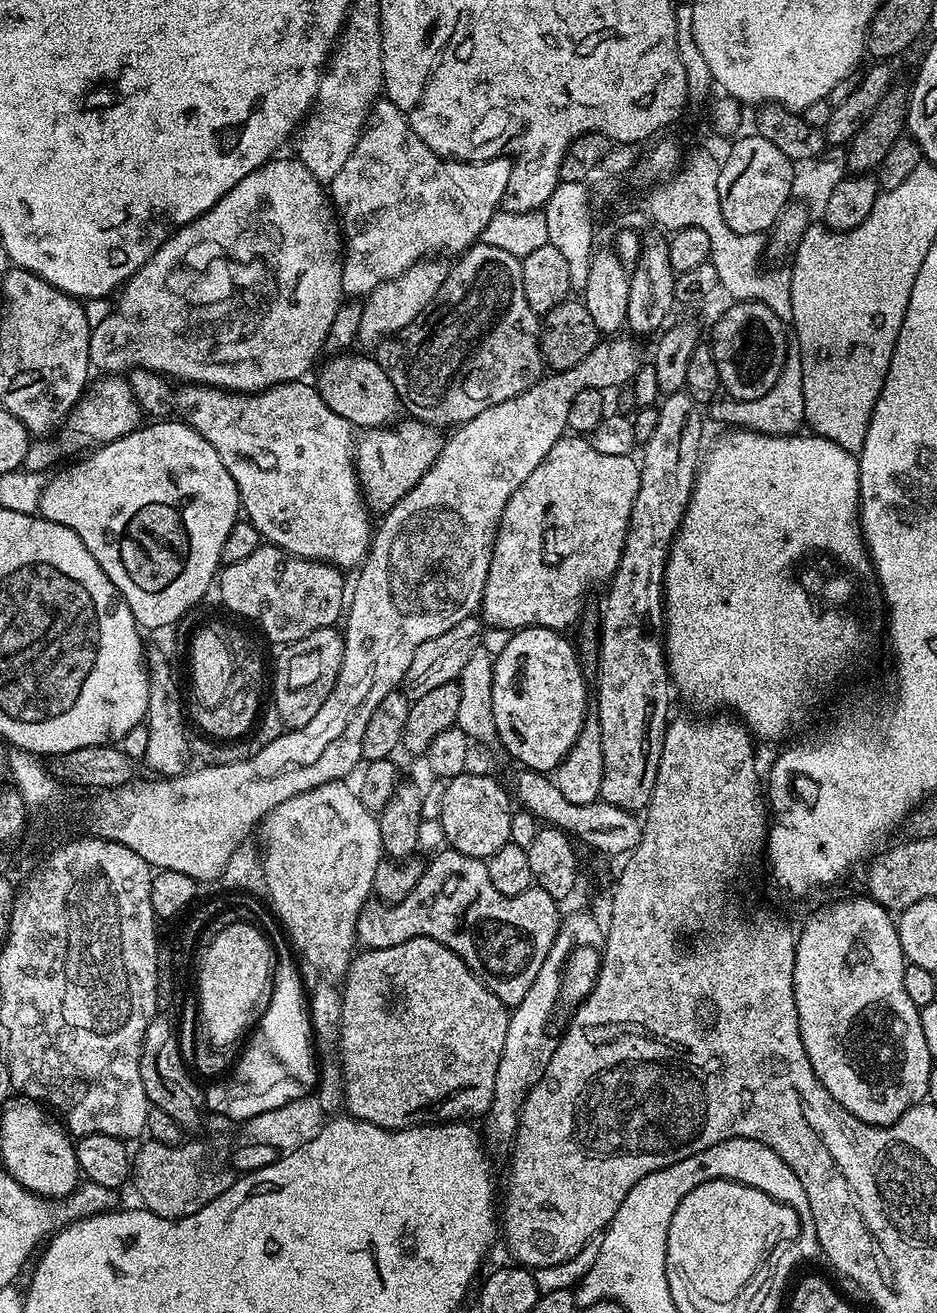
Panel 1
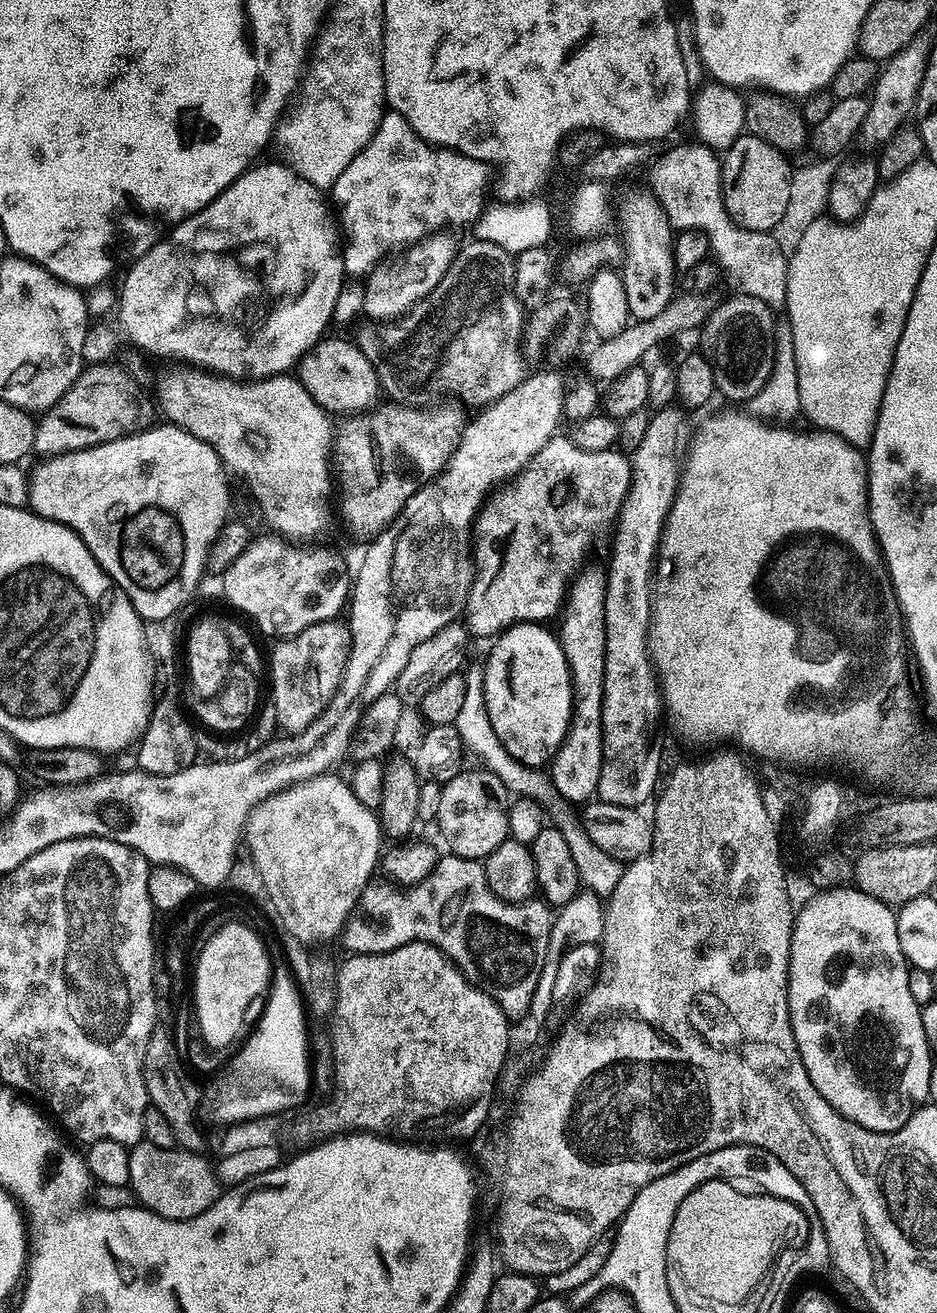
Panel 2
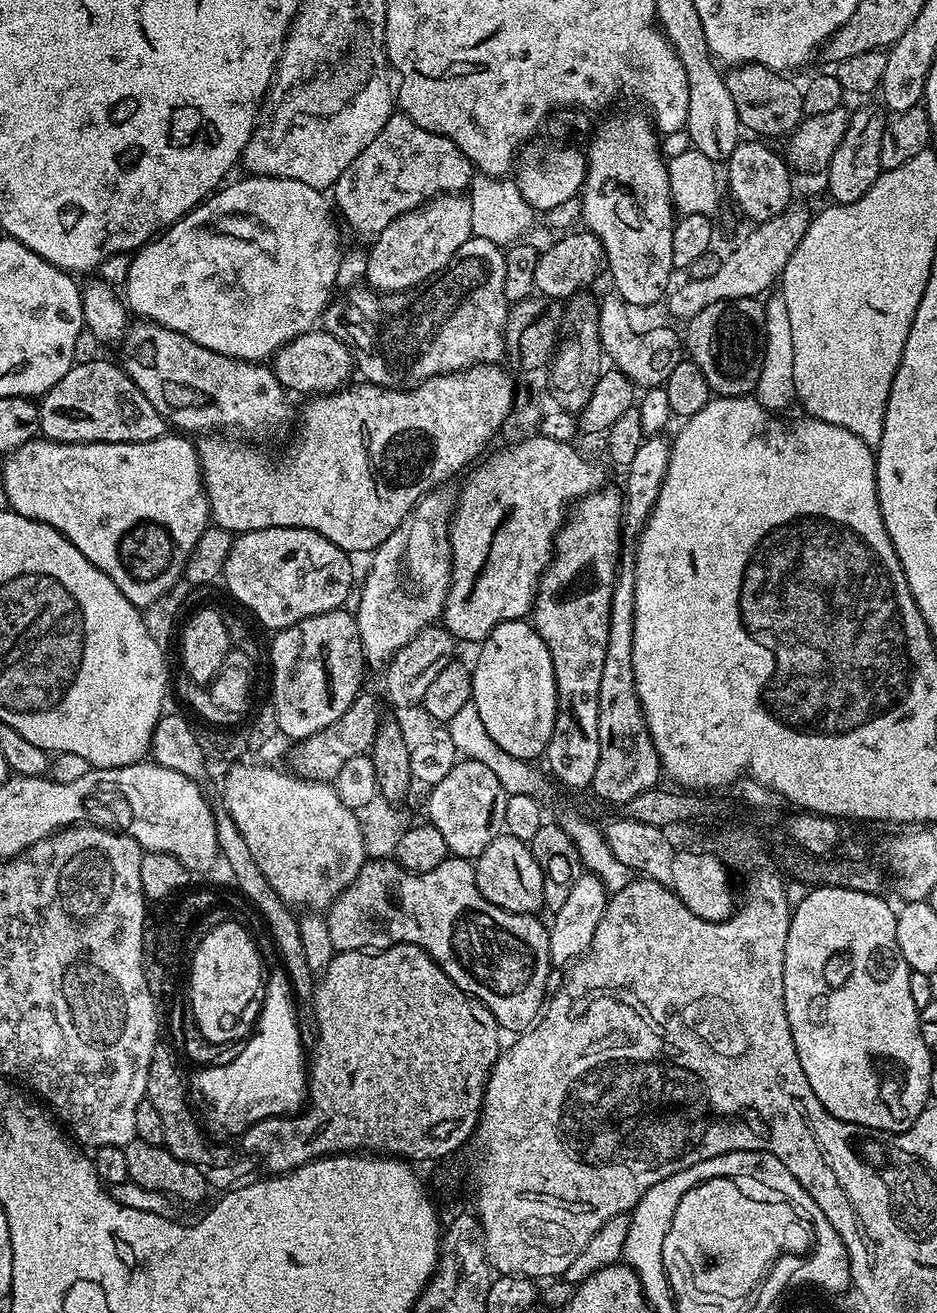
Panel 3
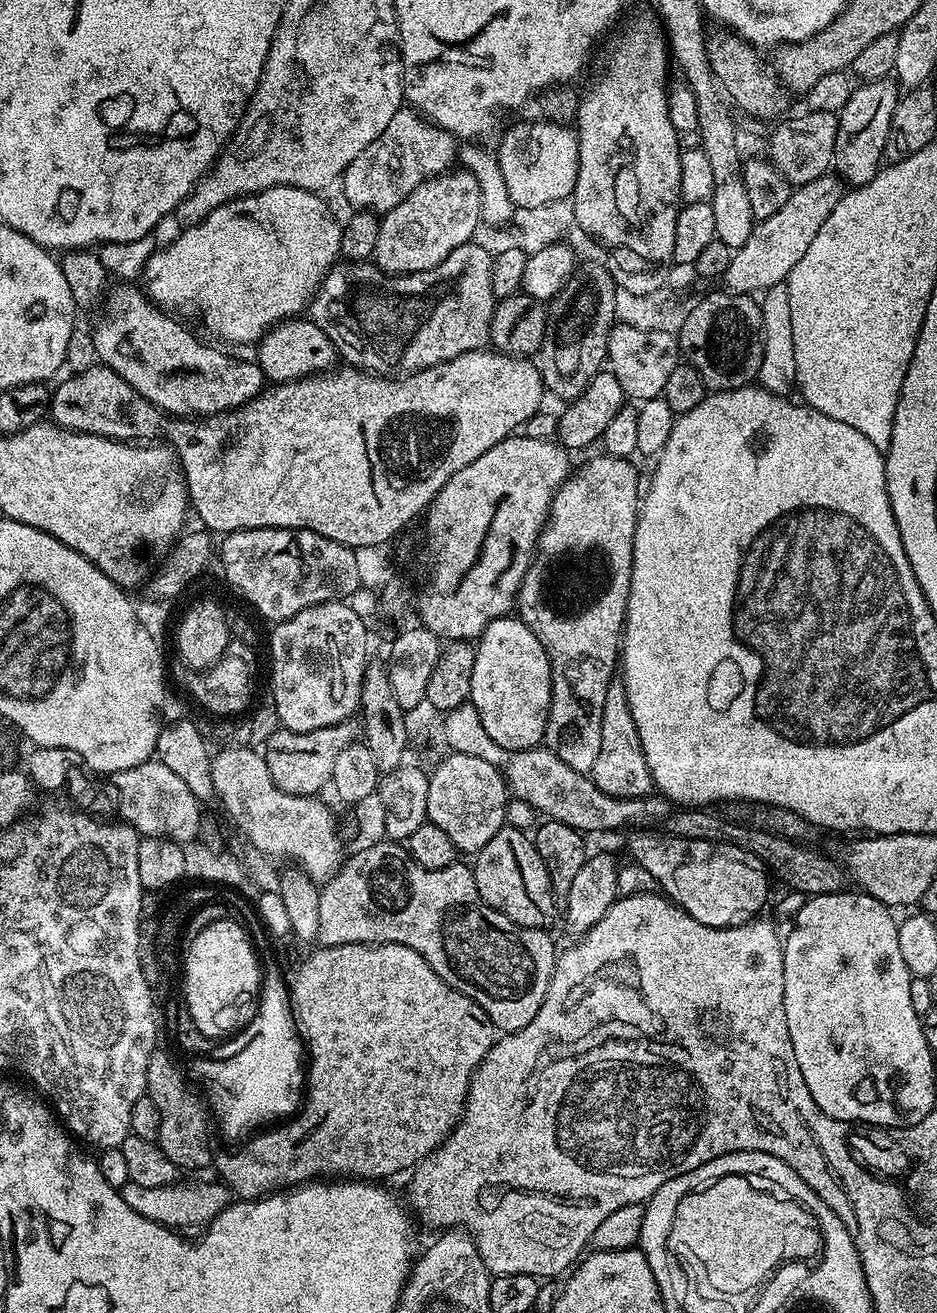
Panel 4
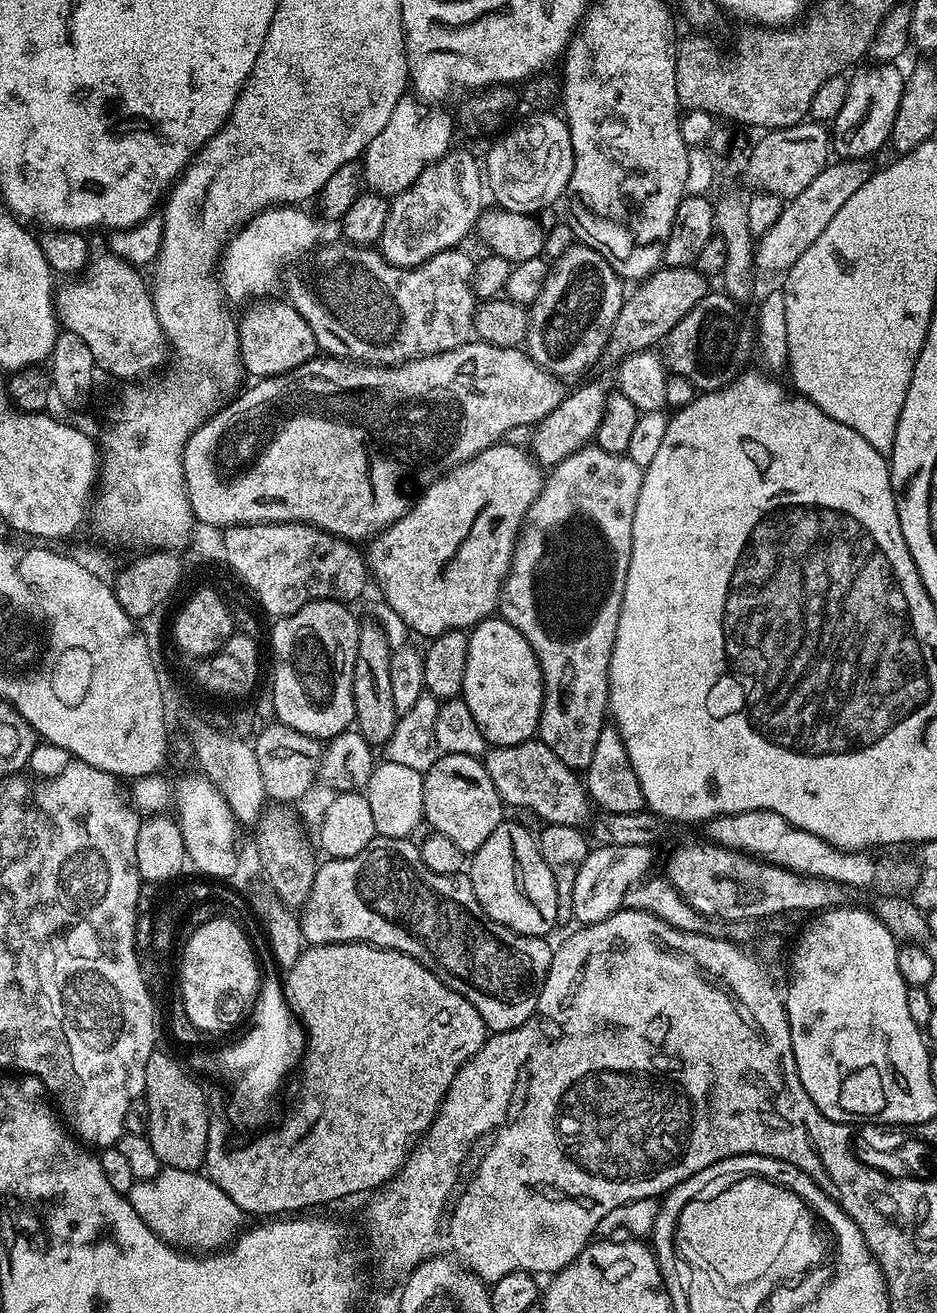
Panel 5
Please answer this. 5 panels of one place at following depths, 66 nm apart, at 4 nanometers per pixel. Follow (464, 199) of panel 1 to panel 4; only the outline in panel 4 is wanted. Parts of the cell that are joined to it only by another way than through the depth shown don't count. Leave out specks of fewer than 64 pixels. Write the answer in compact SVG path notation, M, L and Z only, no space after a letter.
M401 106L398 114L390 118L386 130L382 130L382 134L378 134L378 138L374 138L374 142L370 142L370 146L366 146L366 150L362 150L362 154L358 154L358 158L354 158L354 162L350 162L350 166L344 171L344 196L353 204L353 209L383 214L398 206L398 202L405 200L424 180L449 171L457 160L458 141L455 136L451 136L445 128L433 124L411 107Z

